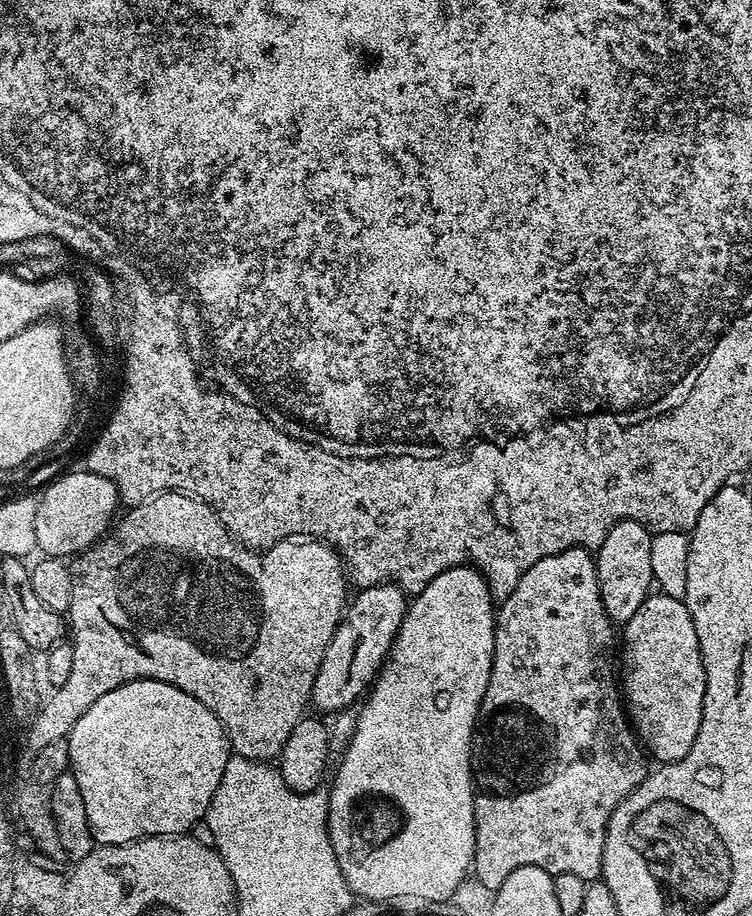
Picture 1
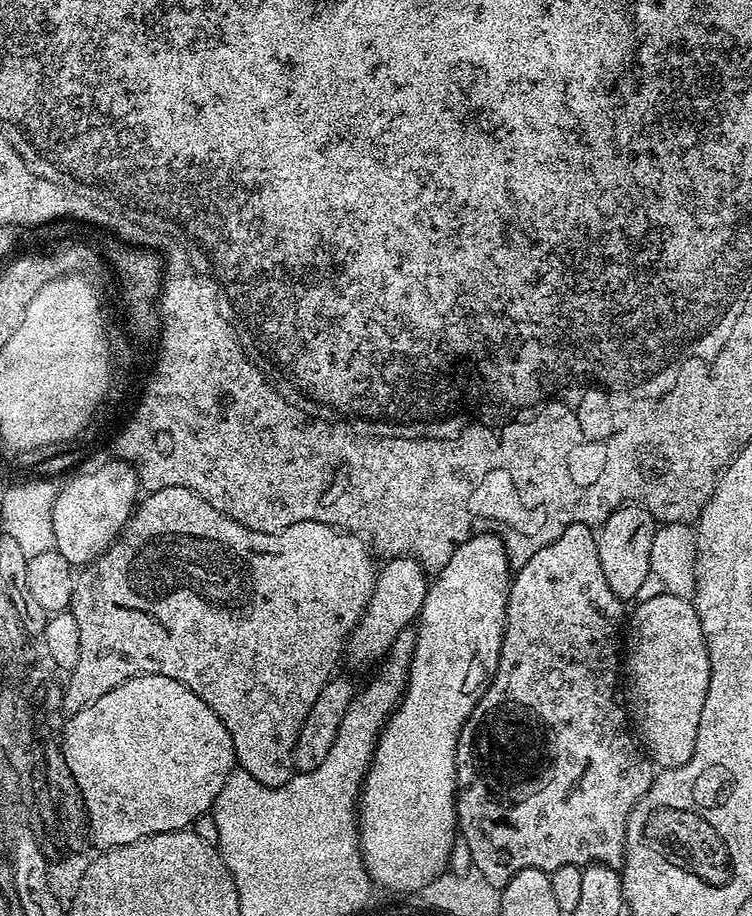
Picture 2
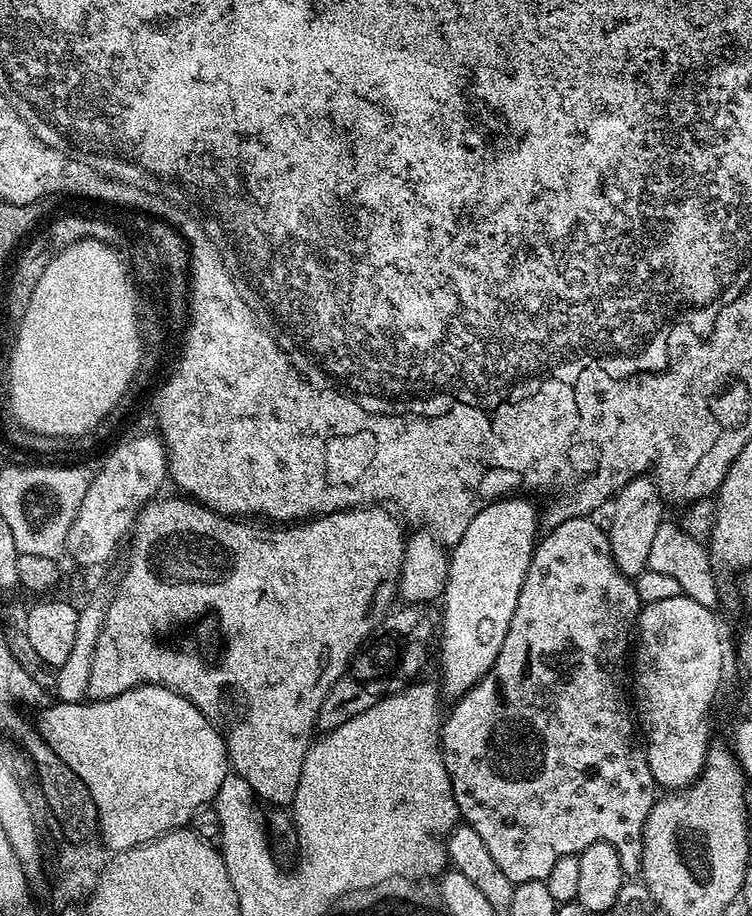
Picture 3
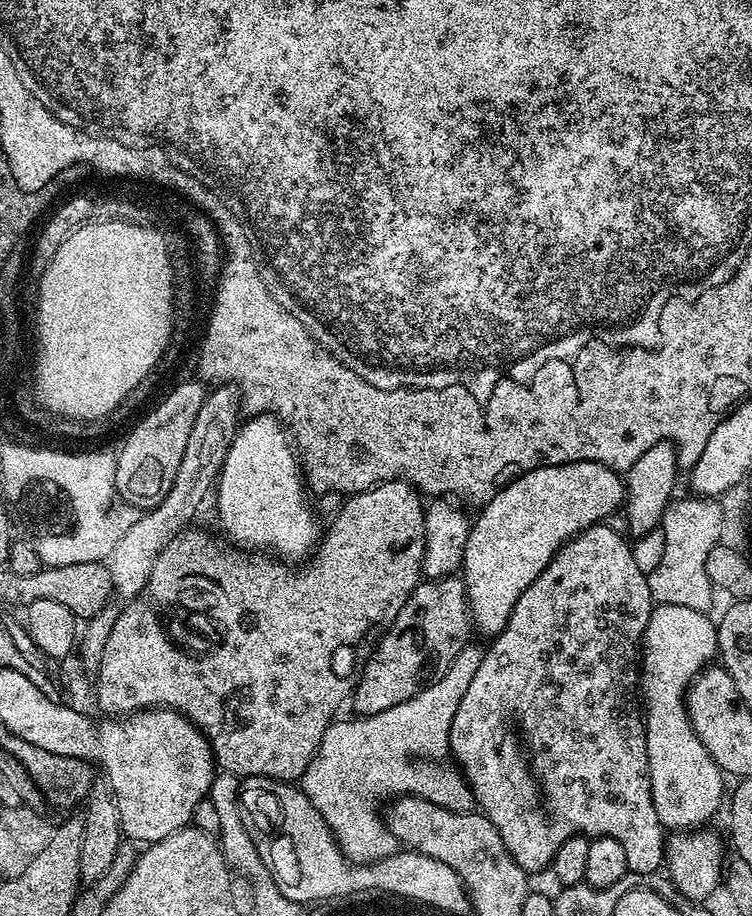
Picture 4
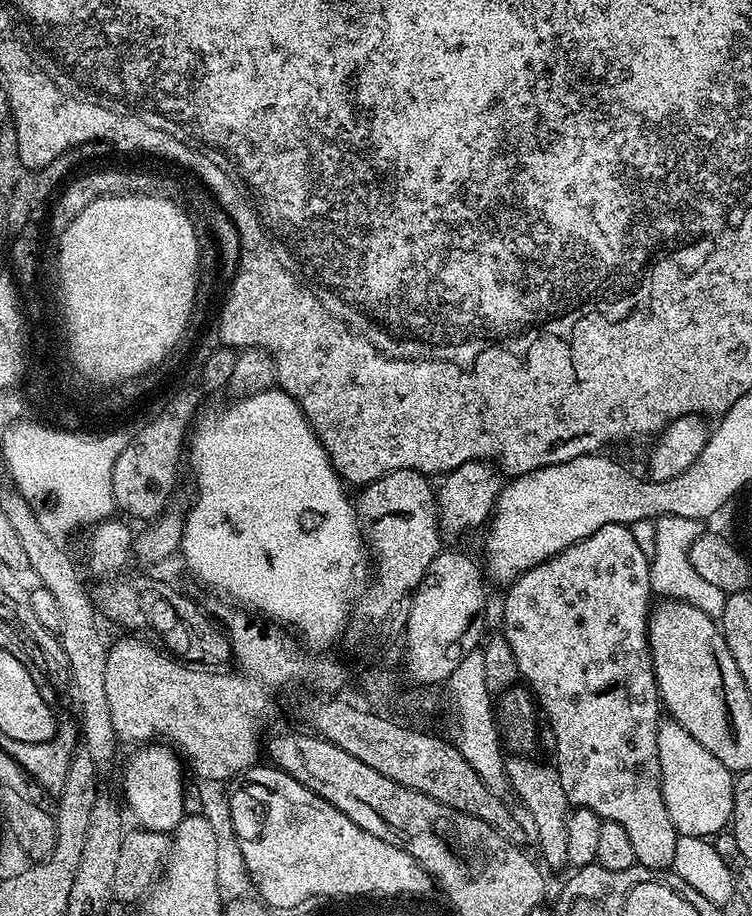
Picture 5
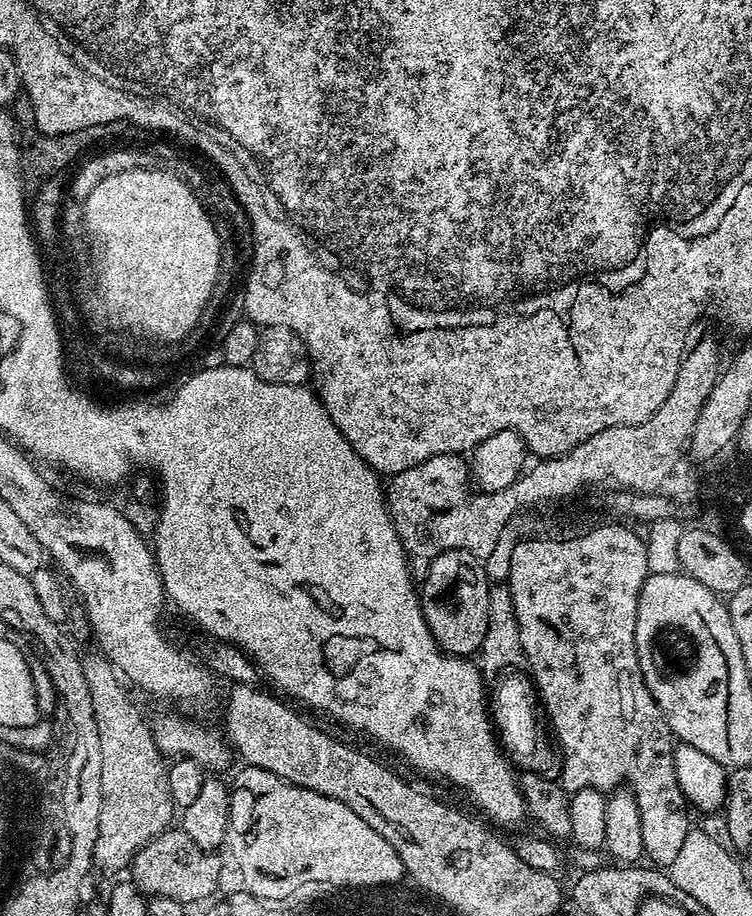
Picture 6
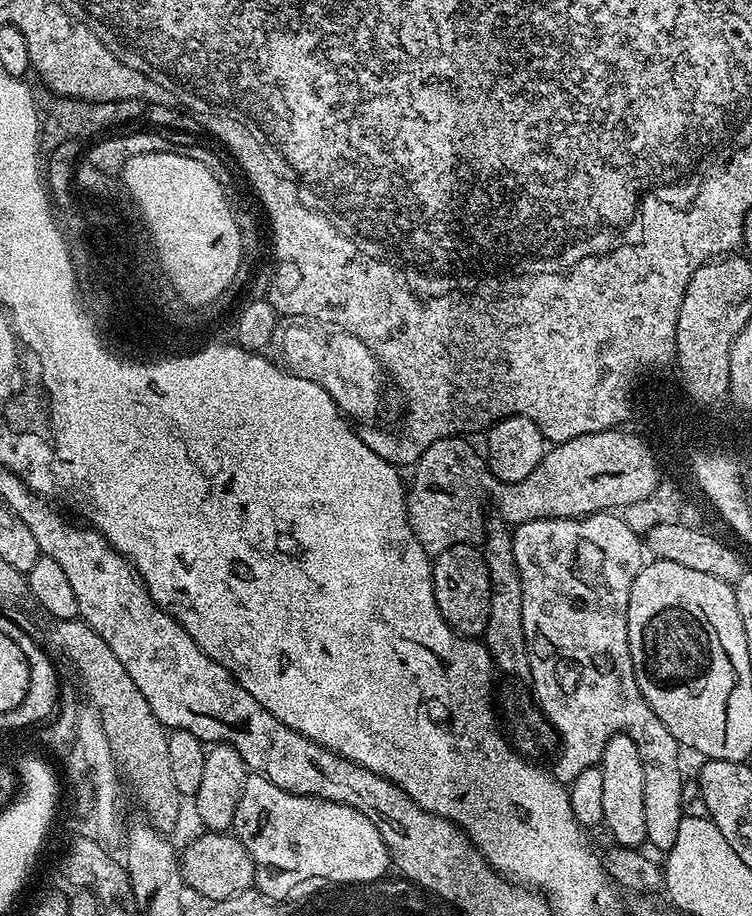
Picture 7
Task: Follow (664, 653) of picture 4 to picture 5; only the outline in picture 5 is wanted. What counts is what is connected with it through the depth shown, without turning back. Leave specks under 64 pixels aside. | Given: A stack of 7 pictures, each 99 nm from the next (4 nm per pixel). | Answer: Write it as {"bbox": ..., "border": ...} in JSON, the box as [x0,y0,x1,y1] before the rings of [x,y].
{"bbox":[658,718,733,838],"border":[[[671,718],[661,719],[658,726],[658,762],[666,814],[680,836],[712,838],[731,825],[733,772]]]}

